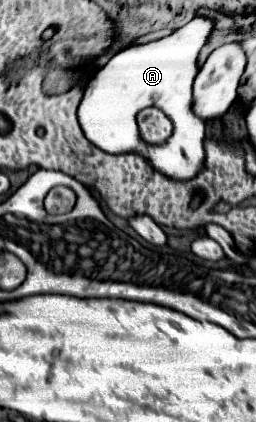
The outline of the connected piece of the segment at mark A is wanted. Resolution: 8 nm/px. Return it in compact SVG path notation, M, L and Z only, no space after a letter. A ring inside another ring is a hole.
M204 16L176 30L174 34L156 42L132 44L118 50L96 74L90 78L84 98L78 106L78 120L86 138L94 146L110 154L138 152L162 174L176 180L194 178L204 166L204 120L192 110L192 84L198 74L196 58L206 44L214 24ZM146 108L160 108L174 122L174 136L160 146L146 144L138 136L136 114Z

